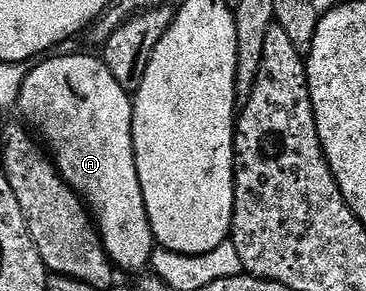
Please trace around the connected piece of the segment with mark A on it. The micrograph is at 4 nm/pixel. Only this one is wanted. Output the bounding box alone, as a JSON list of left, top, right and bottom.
[17,54,157,272]

